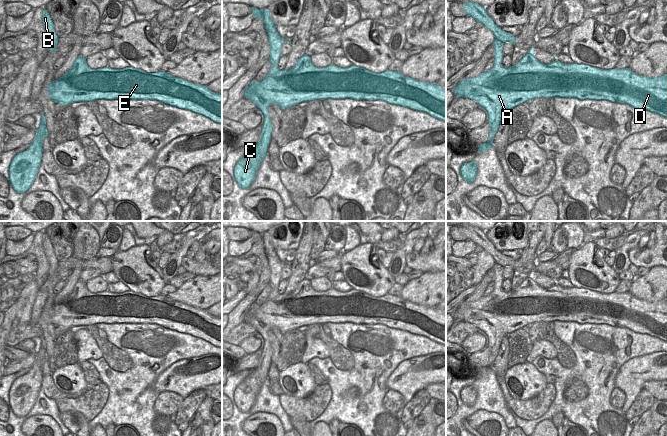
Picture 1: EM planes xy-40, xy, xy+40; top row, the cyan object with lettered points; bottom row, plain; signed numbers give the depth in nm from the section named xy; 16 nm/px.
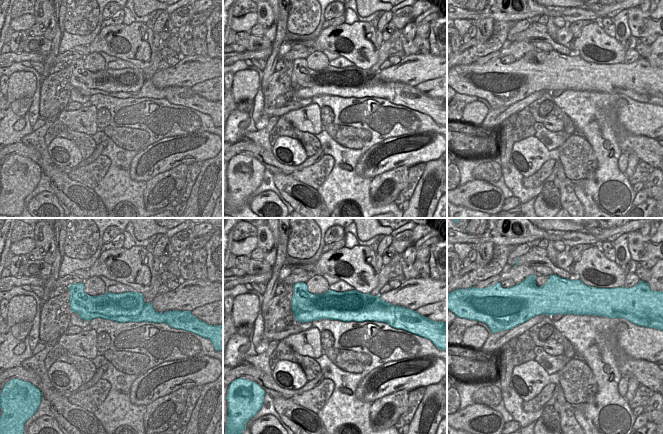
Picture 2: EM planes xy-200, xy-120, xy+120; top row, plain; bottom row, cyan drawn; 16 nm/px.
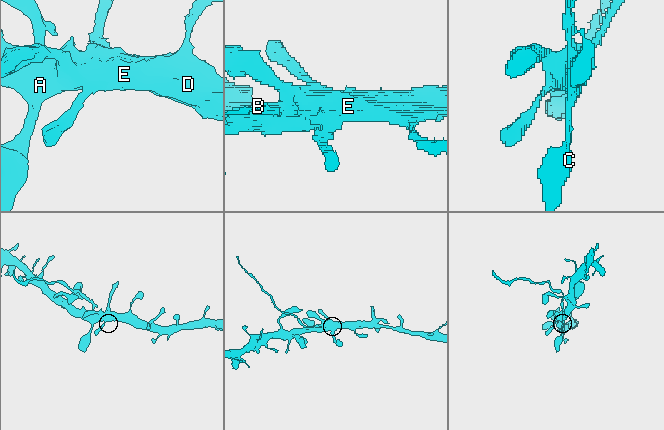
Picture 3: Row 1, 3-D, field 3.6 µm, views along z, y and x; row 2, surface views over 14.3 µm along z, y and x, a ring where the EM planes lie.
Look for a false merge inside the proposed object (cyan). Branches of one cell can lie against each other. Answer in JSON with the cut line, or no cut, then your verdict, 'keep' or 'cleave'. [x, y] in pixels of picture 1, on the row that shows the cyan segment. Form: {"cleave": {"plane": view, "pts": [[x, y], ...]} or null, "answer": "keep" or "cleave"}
{"cleave": {"plane": "xy", "pts": [[270, 59], [273, 59], [277, 66]]}, "answer": "cleave"}

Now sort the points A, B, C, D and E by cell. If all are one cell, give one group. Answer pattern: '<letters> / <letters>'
A C D E / B

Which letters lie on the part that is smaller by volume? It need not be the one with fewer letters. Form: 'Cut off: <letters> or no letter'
Cut off: B

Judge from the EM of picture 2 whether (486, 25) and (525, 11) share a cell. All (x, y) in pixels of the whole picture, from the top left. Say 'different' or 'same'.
different

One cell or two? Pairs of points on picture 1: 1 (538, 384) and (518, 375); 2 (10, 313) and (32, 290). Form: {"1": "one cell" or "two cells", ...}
{"1": "one cell", "2": "two cells"}

